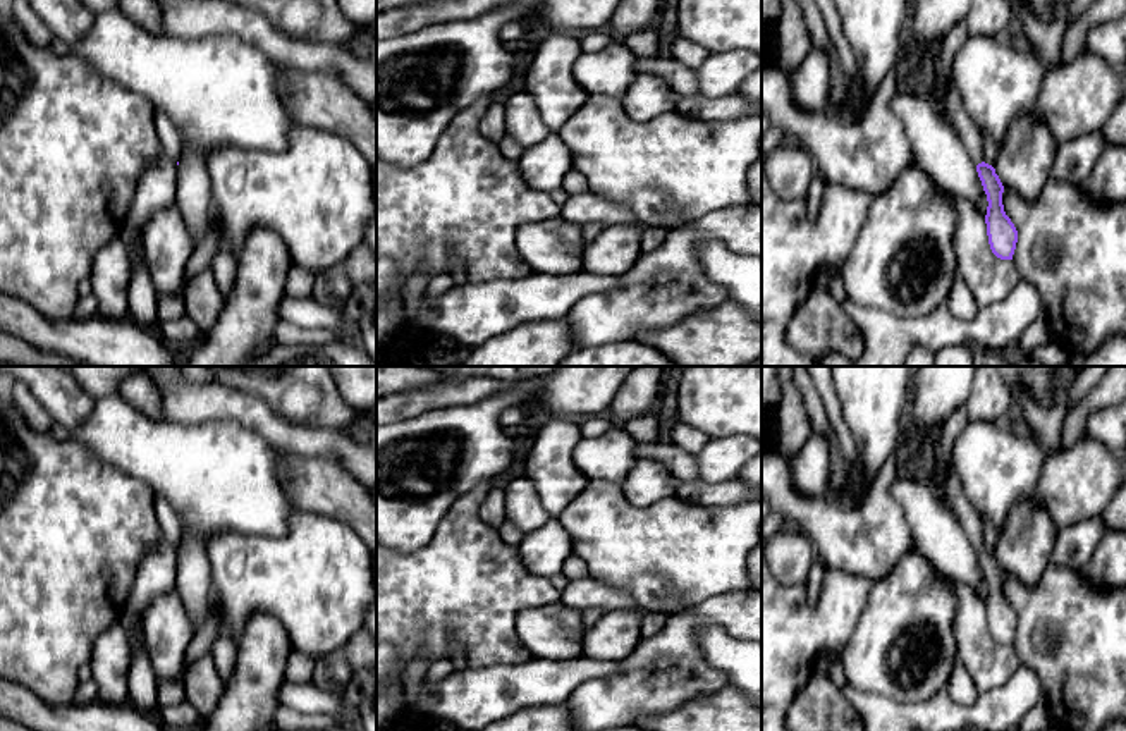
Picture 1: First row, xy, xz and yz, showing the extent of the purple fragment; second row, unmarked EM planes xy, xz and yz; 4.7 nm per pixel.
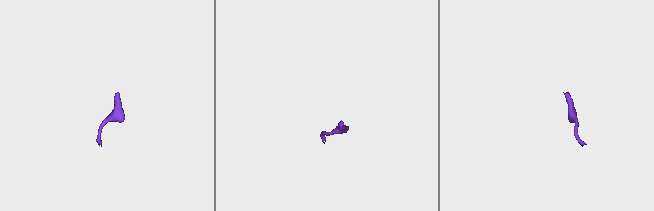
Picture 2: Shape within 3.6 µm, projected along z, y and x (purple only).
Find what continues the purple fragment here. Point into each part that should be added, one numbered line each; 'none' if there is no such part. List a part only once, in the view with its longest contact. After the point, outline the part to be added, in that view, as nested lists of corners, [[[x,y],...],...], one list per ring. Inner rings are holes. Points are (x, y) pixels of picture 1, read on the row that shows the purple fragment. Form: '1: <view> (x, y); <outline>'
1: yz (954, 110); [[[949,83],[945,101],[944,101],[945,117],[951,120],[952,127],[959,132],[964,146],[968,148],[973,162],[978,165],[983,162],[982,153],[982,134],[975,126],[973,119],[968,115],[958,88],[954,83]]]

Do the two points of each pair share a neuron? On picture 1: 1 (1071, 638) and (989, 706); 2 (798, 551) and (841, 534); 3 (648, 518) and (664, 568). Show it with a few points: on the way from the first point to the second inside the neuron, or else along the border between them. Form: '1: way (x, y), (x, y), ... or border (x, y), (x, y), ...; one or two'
1: border (1021, 664), (1040, 681), (1044, 699); two
2: border (803, 532), (815, 547); two
3: way (648, 530), (648, 542), (662, 556); one

